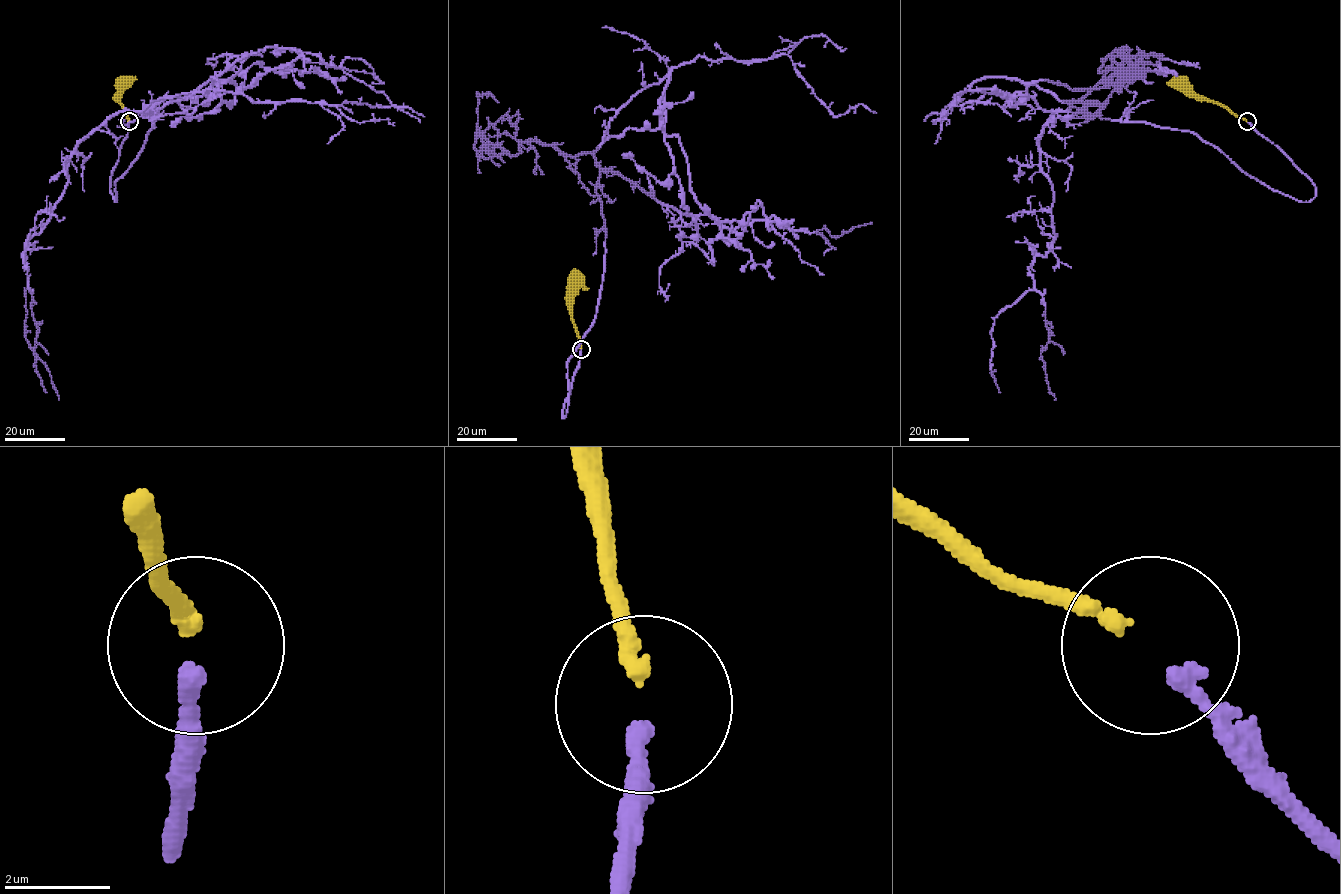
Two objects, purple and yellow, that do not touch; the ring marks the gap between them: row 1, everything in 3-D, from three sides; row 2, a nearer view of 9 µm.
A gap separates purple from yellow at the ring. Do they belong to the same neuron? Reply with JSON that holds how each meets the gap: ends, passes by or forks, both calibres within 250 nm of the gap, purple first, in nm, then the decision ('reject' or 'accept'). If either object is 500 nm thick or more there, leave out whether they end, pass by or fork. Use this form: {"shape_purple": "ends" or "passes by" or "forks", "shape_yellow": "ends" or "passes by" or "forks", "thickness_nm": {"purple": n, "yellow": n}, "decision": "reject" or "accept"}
{"shape_purple": "ends", "shape_yellow": "ends", "thickness_nm": {"purple": 360, "yellow": 280}, "decision": "accept"}

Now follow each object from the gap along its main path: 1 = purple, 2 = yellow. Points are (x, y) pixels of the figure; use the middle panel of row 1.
1: (581, 350), (562, 417), (567, 361), (602, 289), (599, 166), (530, 141), (482, 157), (477, 93), (498, 103)
2: (581, 348), (572, 318), (572, 294), (578, 285), (575, 281)

